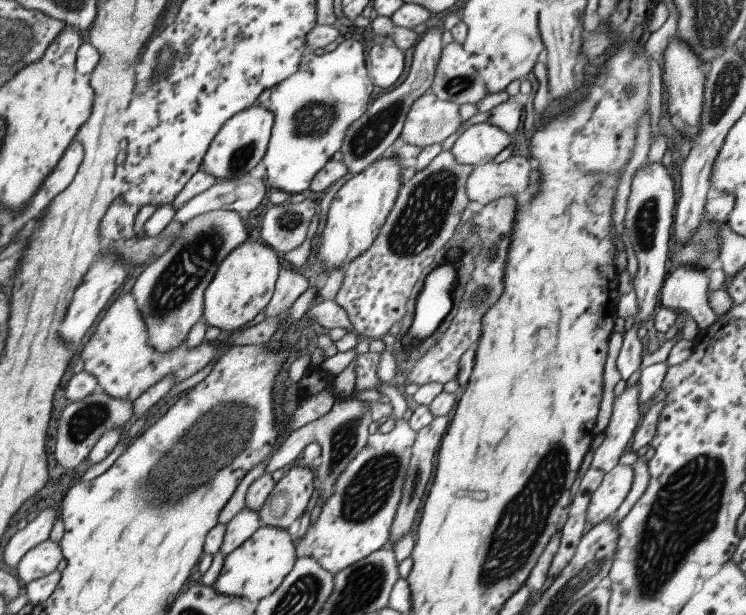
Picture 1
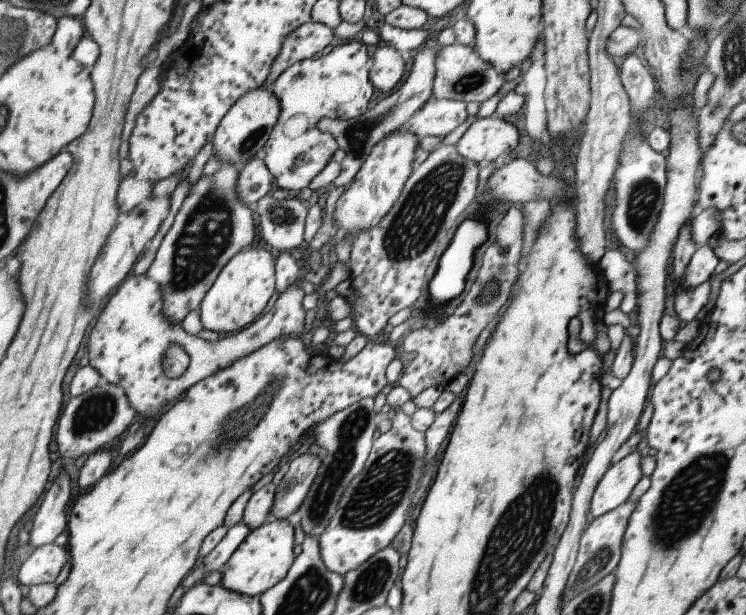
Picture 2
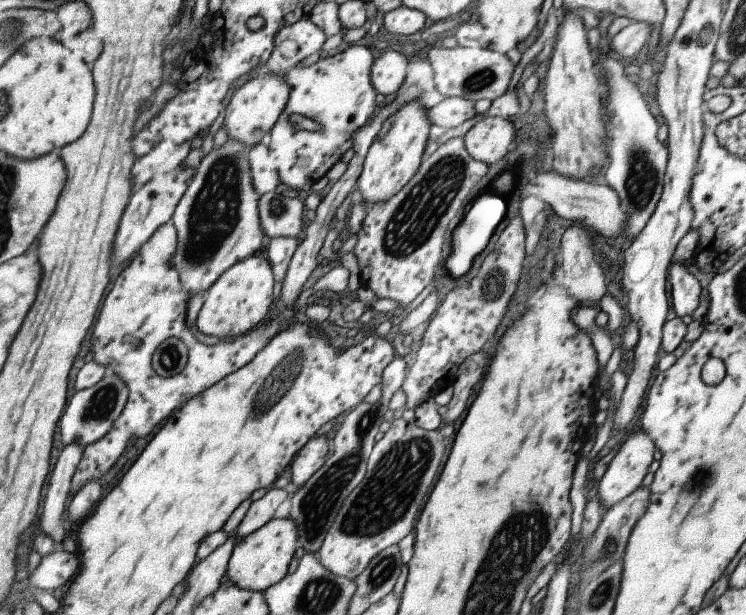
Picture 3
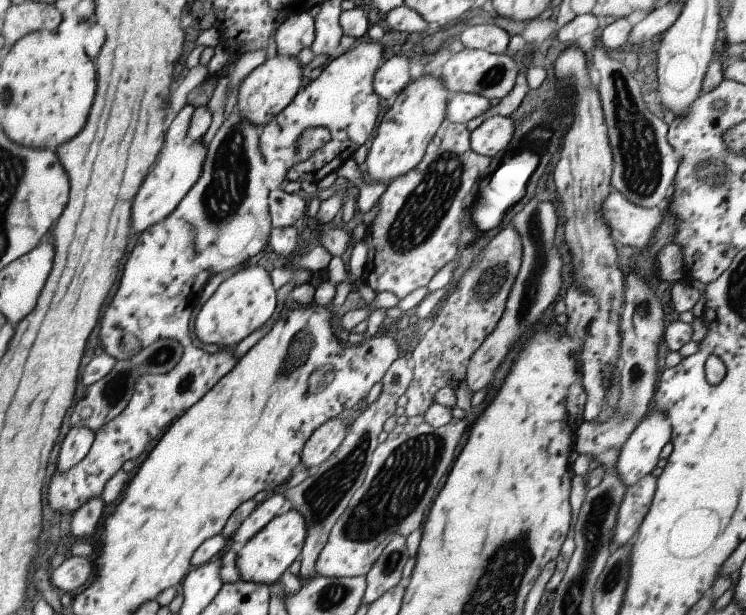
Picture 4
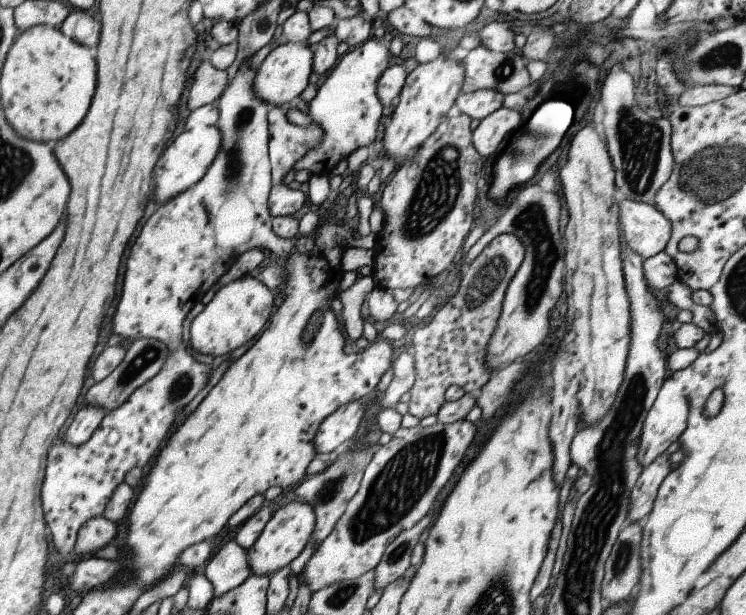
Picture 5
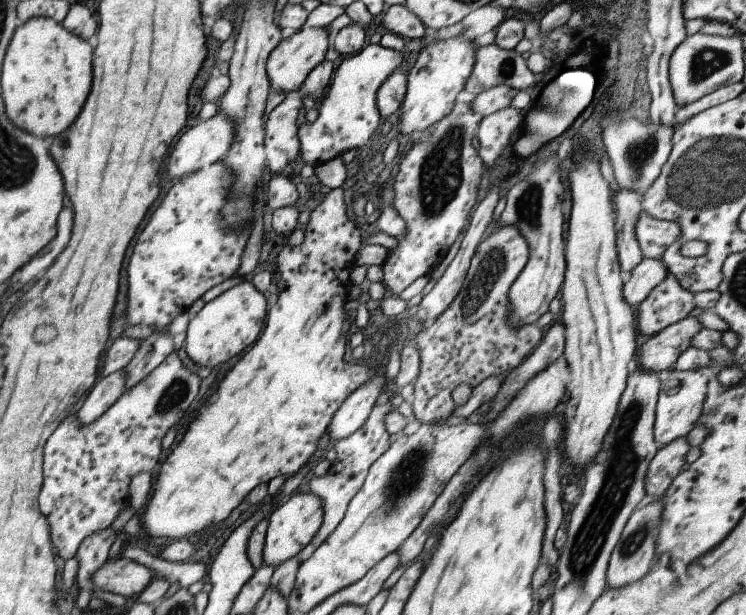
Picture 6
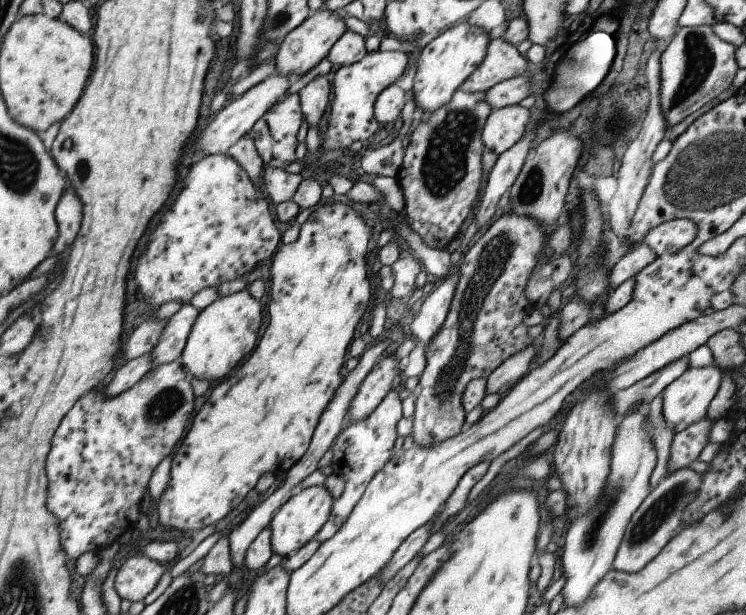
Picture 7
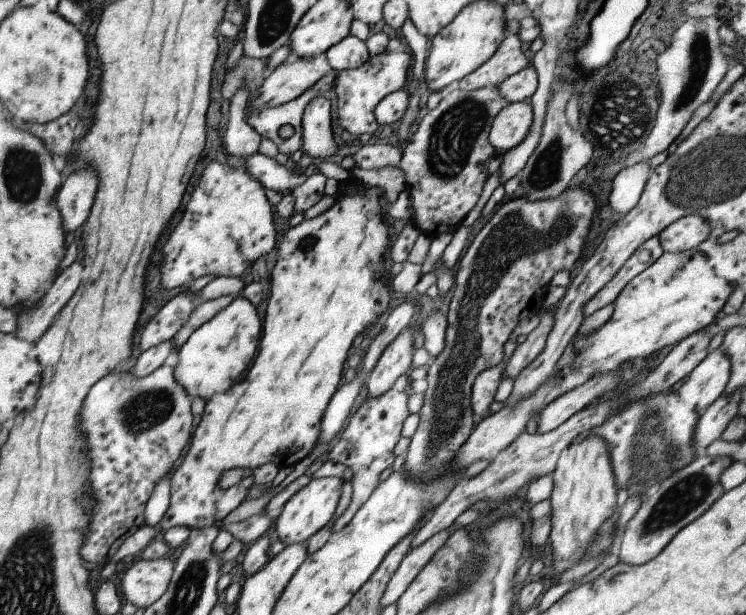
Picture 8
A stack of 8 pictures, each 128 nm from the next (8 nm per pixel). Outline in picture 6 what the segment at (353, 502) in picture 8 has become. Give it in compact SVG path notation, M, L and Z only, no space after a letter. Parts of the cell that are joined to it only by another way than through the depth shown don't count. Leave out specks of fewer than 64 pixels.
M389 401L385 404L375 405L370 410L366 421L353 434L330 444L336 452L334 461L331 462L331 466L324 476L316 477L313 475L308 481L309 491L322 499L324 513L321 518L321 526L317 529L315 536L311 538L309 544L297 553L299 562L306 560L314 553L315 548L333 532L333 529L343 518L349 501L363 484L369 466L389 448L389 434L384 427L384 416L391 410L393 409Z

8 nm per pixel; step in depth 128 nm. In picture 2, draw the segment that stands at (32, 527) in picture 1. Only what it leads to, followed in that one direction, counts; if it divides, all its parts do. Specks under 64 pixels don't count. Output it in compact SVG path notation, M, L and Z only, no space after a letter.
M63 470L57 474L53 484L43 494L43 500L31 520L31 532L27 546L39 546L53 542L63 530L66 530L65 508L69 504L71 490L69 478Z

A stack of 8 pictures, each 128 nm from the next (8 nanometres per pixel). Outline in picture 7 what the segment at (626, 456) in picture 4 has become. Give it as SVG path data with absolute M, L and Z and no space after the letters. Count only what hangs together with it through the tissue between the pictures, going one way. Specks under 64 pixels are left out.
M715 365L701 368L689 367L660 393L663 396L662 416L673 433L683 430L688 424L706 416L708 404L717 392L722 379L722 371Z

